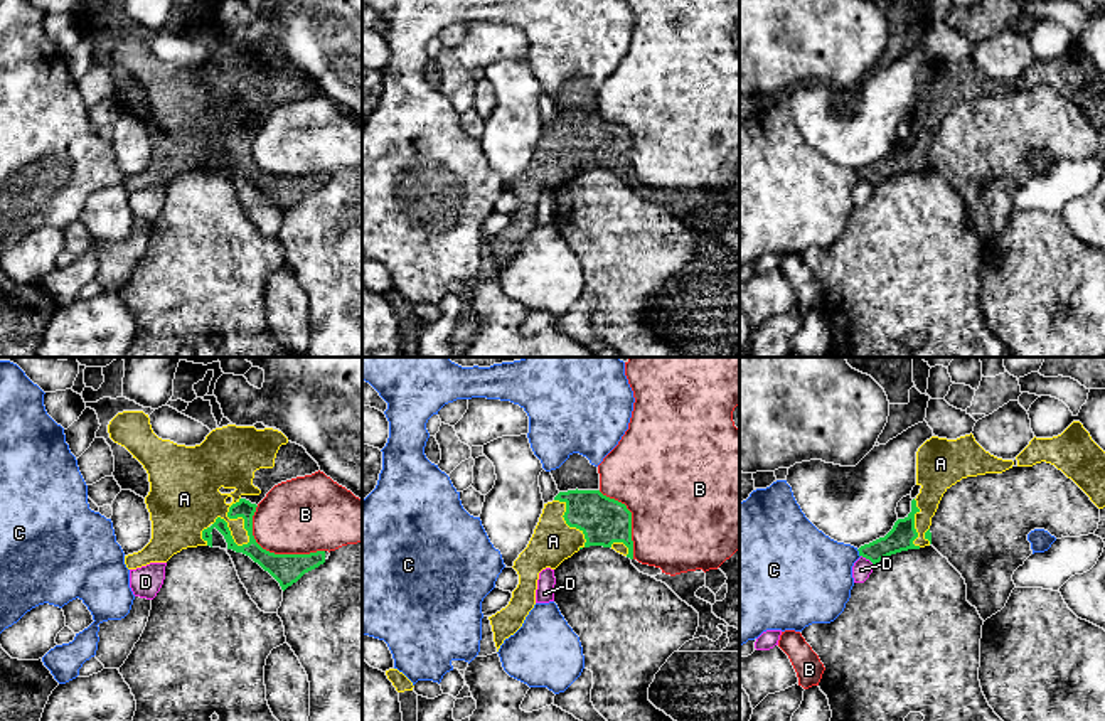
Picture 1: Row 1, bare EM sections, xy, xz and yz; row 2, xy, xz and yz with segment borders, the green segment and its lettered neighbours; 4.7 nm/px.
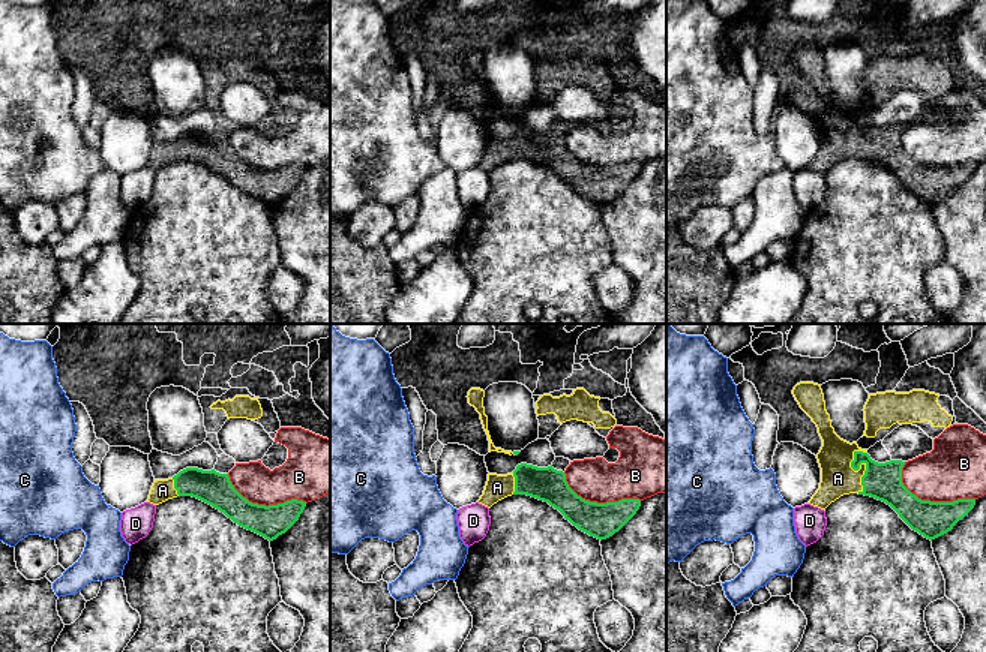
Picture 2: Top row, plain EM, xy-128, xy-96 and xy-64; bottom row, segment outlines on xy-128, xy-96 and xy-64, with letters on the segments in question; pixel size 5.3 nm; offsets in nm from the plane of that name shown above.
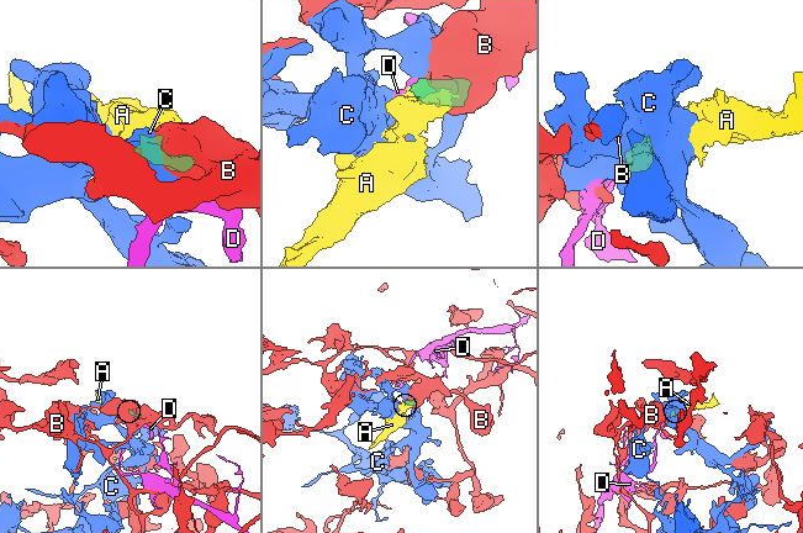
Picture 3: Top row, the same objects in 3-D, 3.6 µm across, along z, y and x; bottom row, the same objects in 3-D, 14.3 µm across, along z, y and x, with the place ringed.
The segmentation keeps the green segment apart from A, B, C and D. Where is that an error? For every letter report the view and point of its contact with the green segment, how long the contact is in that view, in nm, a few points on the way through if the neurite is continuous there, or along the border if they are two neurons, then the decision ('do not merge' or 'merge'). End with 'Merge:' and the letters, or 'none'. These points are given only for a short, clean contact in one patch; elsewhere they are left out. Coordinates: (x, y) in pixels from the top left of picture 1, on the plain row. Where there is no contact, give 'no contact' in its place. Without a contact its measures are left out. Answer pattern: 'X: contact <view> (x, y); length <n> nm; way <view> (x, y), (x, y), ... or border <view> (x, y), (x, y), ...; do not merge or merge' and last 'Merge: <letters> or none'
A: contact xy (243, 140); length 240 nm; merge
B: contact xy (273, 176); length 400 nm; do not merge
C: contact yz (859, 176); length 40 nm; border yz (856, 172), (859, 179); do not merge
D: contact yz (868, 181); length 80 nm; border yz (861, 177), (873, 187); do not merge
Merge: A

